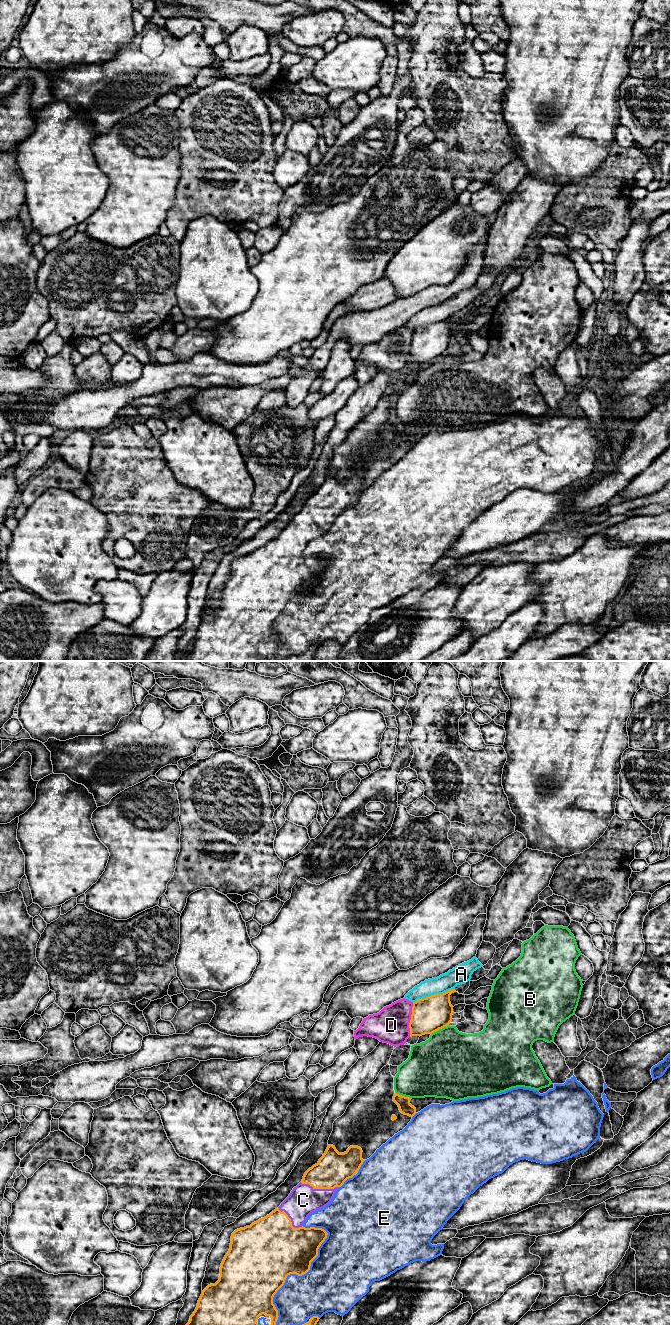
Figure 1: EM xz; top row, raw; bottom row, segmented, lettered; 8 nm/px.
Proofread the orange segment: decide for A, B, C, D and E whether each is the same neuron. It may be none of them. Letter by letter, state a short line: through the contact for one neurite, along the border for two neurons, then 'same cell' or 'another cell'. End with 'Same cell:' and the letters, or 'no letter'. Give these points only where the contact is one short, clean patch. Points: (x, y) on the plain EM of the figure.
A: another cell
B: another cell
C: same cell
D: another cell
E: another cell
Same cell: C

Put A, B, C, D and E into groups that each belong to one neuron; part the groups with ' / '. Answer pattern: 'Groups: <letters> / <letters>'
Groups: A / B / C / D / E

